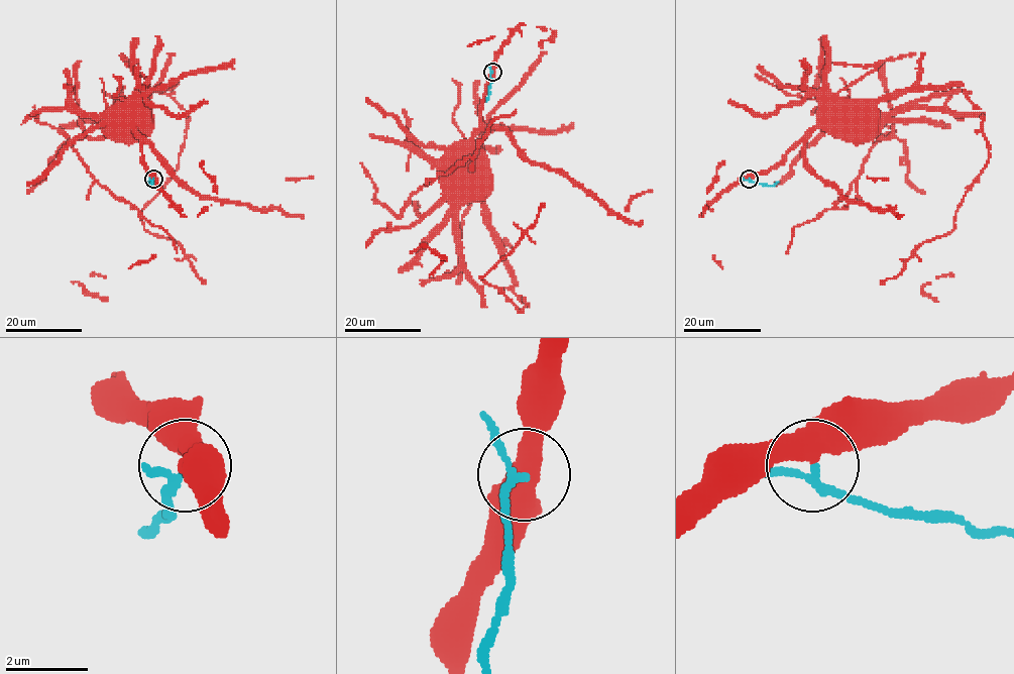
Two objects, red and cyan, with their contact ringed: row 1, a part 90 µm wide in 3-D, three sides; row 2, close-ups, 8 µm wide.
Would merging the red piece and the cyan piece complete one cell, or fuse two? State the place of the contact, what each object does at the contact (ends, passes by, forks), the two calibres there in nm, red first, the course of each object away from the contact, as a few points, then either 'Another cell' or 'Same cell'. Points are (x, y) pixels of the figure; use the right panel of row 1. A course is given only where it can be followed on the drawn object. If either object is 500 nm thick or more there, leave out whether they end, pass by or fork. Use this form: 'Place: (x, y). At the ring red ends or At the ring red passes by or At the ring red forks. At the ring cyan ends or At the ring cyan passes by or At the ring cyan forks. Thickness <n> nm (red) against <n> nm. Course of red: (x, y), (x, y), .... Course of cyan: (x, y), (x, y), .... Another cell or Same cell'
Place: (749, 179). At the ring red passes by. At the ring cyan passes by. Thickness 460 nm (red) against 150 nm. Course of red: (749, 179), (770, 171), (817, 123), (819, 112). Course of cyan: (749, 179), (764, 185), (779, 182). Another cell

